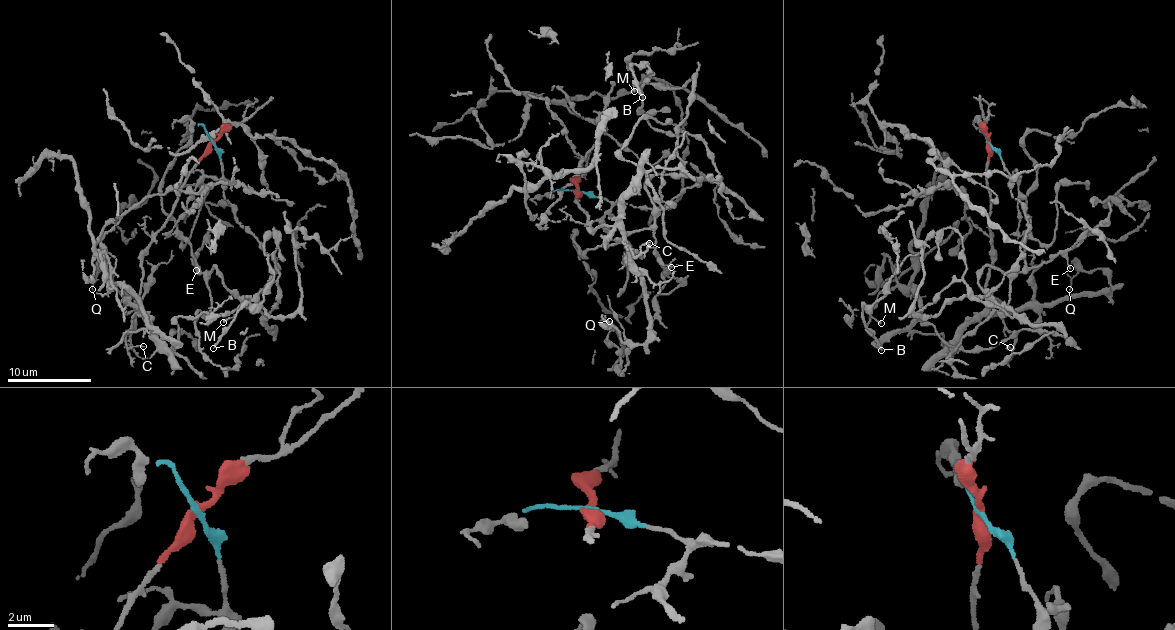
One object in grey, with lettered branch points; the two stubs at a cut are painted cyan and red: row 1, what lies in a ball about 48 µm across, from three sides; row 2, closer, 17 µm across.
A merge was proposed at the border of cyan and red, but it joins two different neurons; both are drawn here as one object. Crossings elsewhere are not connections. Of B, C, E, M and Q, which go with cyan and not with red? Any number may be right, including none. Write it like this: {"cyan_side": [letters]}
{"cyan_side": ["B", "E", "M"]}

